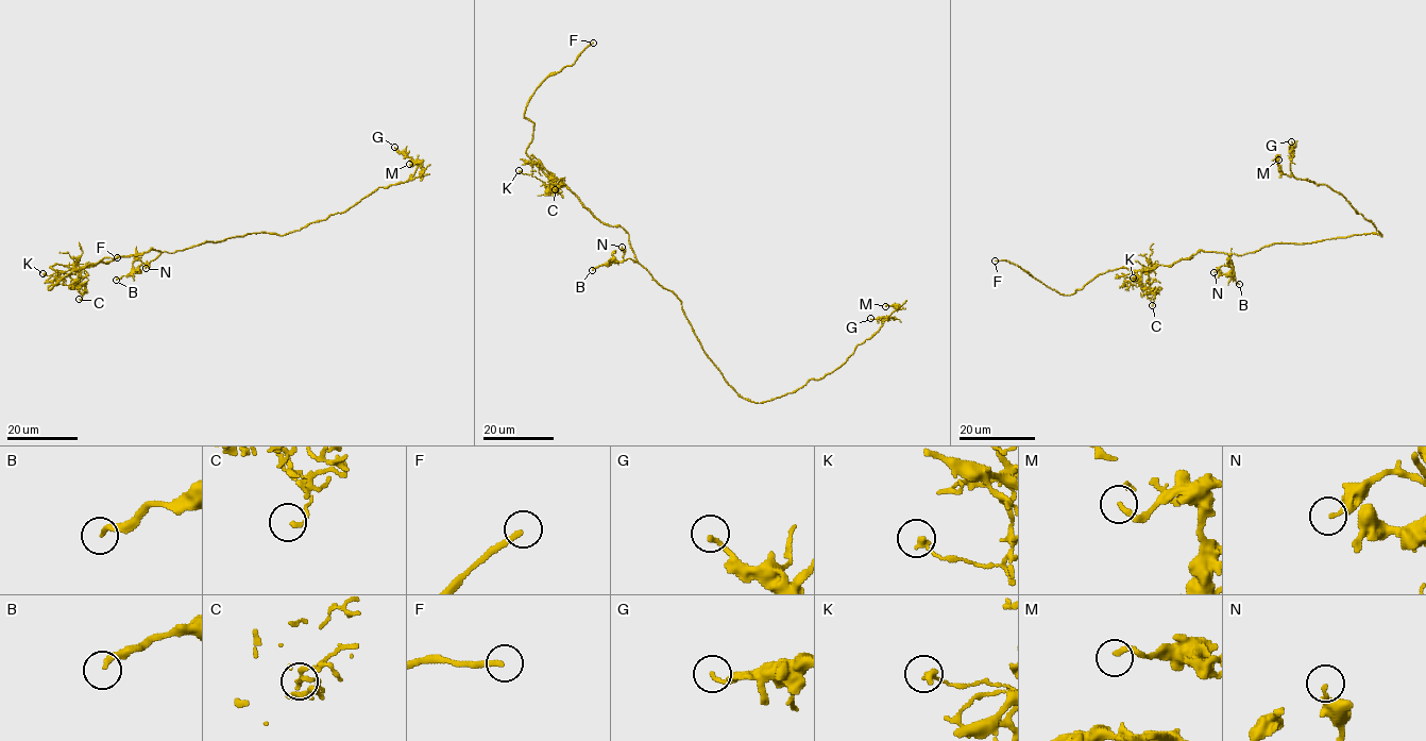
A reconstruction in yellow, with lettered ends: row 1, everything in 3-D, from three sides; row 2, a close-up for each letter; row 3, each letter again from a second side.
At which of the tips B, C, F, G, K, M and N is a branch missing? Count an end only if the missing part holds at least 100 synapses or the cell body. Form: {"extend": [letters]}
{"extend": ["F"]}

